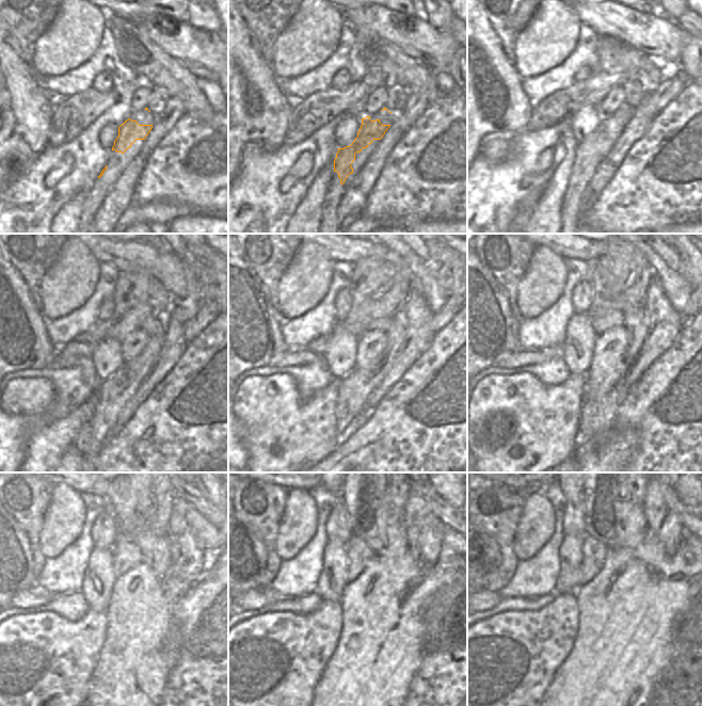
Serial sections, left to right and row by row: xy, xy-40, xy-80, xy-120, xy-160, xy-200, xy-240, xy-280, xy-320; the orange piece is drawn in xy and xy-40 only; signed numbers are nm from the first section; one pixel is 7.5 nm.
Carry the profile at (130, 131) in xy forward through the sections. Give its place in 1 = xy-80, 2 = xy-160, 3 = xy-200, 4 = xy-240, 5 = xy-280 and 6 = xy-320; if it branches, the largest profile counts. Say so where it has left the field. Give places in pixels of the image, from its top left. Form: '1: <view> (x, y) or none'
1: xy-80 (587, 160)
2: xy-160 (353, 390)
3: xy-200 (635, 316)
4: xy-240 (131, 526)
5: xy-280 (382, 527)
6: xy-320 (611, 517)

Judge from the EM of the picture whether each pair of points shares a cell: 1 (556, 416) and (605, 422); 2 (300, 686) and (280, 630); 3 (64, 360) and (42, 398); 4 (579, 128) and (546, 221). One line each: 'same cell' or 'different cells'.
1: different cells
2: same cell
3: different cells
4: different cells

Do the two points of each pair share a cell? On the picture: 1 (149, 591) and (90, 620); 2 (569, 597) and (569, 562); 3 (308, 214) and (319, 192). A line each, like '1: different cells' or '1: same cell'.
1: different cells
2: different cells
3: same cell

